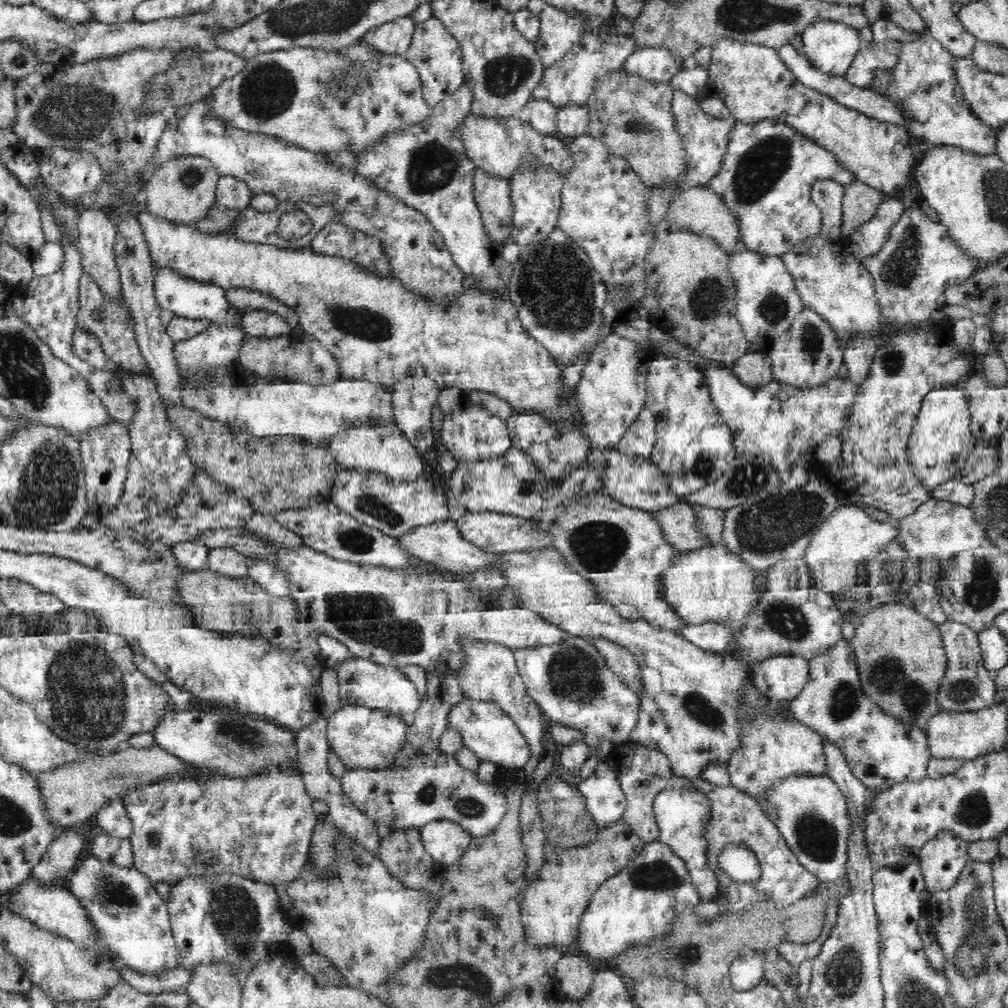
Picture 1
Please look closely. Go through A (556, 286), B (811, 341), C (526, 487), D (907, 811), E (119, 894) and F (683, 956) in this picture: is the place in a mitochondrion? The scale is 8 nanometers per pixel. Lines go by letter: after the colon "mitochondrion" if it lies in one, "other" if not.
A: mitochondrion
B: mitochondrion
C: mitochondrion
D: other
E: mitochondrion
F: mitochondrion

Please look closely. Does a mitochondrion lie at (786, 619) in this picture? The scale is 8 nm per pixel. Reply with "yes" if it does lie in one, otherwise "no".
yes

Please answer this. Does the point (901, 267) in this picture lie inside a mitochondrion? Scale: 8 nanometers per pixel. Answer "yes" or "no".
yes

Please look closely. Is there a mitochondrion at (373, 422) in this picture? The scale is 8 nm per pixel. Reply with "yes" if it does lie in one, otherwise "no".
no

